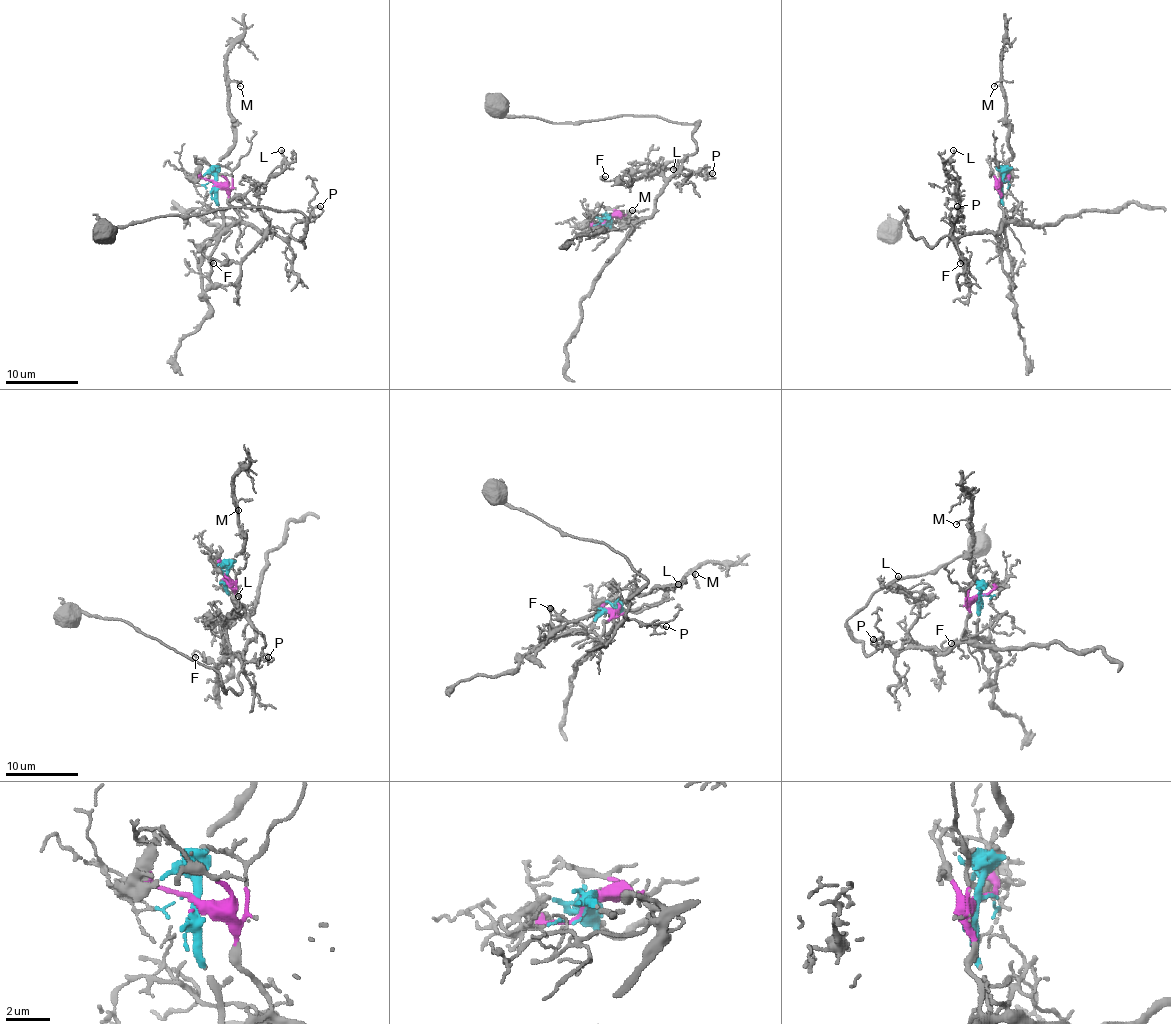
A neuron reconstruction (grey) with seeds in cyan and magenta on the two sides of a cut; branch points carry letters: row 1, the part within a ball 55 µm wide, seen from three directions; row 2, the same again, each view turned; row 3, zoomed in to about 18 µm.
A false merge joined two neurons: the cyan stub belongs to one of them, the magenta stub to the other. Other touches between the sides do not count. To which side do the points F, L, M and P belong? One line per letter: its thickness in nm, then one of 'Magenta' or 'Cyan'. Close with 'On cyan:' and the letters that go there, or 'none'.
F: Thickness 150 nm. Magenta
L: Thickness 120 nm. Magenta
M: Thickness 80 nm. Cyan
P: Thickness 180 nm. Magenta
On cyan: M

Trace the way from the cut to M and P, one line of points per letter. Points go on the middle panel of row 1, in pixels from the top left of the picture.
M: (607, 218), (607, 222), (618, 229), (625, 225), (621, 218), (632, 211)
P: (607, 218), (645, 220), (651, 214), (660, 189), (682, 167), (705, 176), (713, 172)

